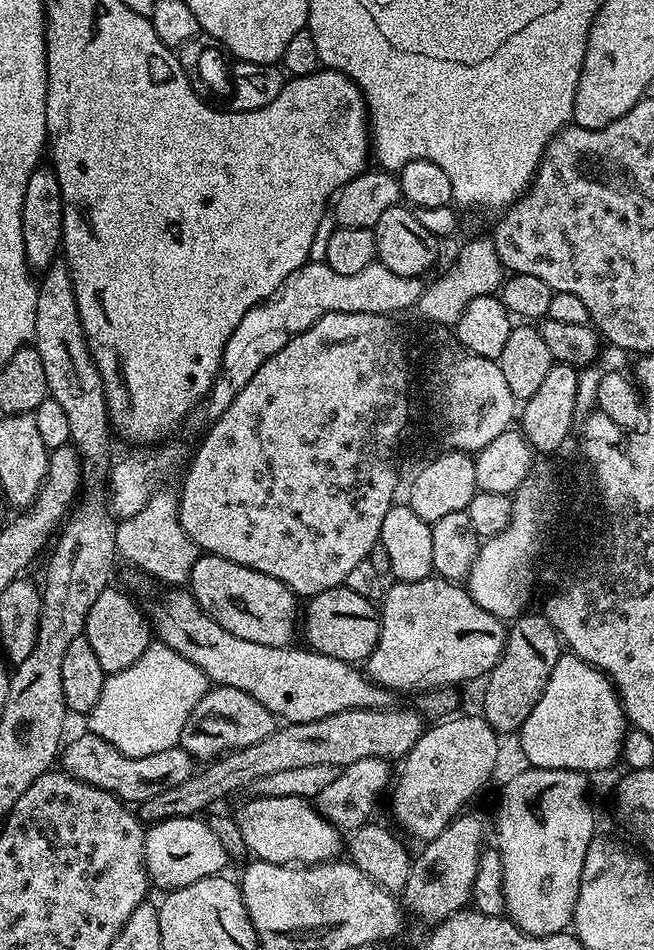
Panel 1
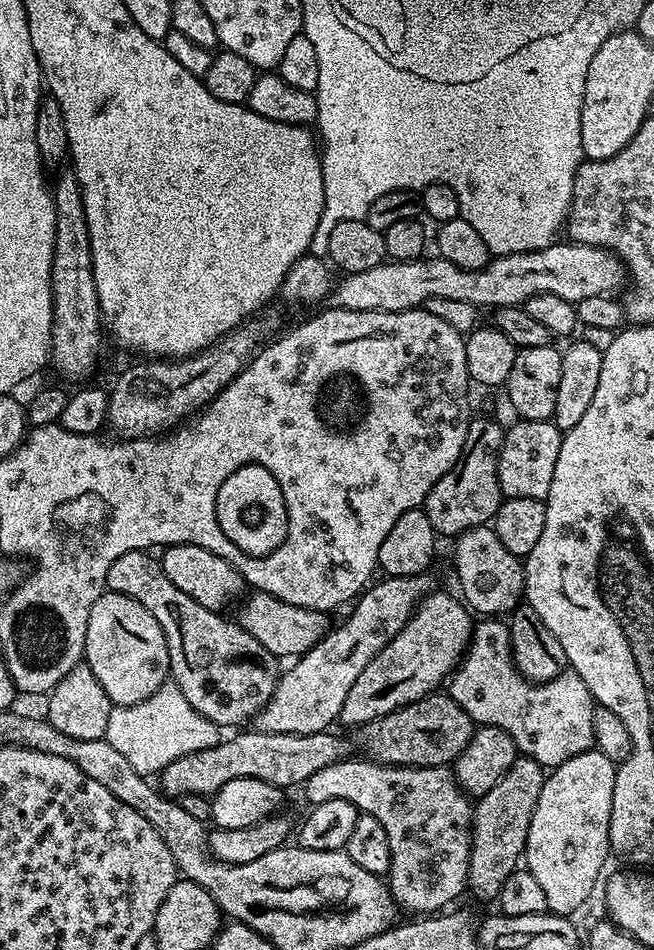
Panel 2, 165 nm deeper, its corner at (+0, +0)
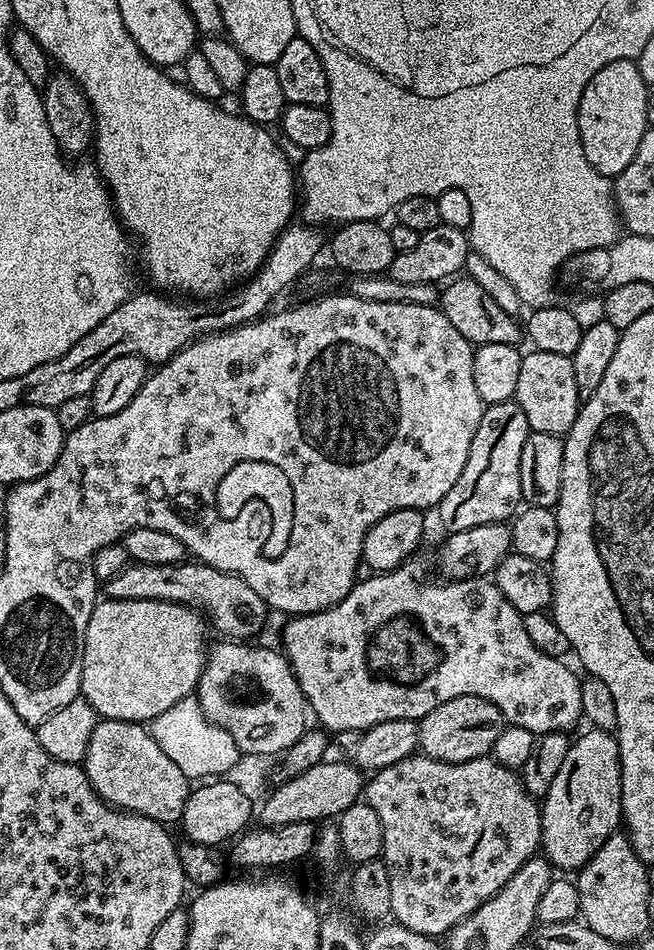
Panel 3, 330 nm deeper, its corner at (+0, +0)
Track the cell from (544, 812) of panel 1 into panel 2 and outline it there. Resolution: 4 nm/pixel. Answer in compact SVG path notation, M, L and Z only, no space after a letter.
M589 750L578 754L574 758L570 758L566 762L562 762L556 768L551 769L545 775L544 785L542 786L542 794L538 794L538 806L534 806L534 814L530 818L530 834L526 838L526 846L524 847L523 863L526 865L530 874L534 874L534 879L542 885L542 890L546 893L546 902L548 903L548 911L558 915L571 917L572 912L576 912L588 899L592 896L592 891L597 891L598 885L601 883L602 875L600 871L604 868L604 863L610 857L610 849L608 839L610 838L610 806L614 802L614 778L616 777L617 765L610 762L610 758L606 758L606 754L595 750Z

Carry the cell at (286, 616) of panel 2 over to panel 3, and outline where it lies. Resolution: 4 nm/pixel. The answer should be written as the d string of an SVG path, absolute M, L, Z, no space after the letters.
M185 562L182 564L129 563L118 574L103 581L102 592L109 600L165 600L187 604L199 610L221 632L221 637L236 642L248 642L264 628L264 615L270 612L267 604L242 578L218 570L209 564Z

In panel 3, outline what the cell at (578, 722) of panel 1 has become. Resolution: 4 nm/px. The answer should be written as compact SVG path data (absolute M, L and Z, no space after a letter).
M413 558L404 564L400 564L389 572L378 572L368 574L368 577L361 579L334 606L330 606L321 612L311 612L305 616L291 617L284 628L284 645L282 651L288 657L288 667L298 678L298 686L302 686L302 694L308 701L311 715L314 717L321 729L329 734L335 732L353 732L359 734L365 732L372 726L378 726L380 722L390 722L391 720L414 720L419 721L434 706L442 706L442 702L450 702L450 698L459 696L477 696L486 698L502 710L505 721L511 726L522 726L526 730L535 732L537 737L542 738L547 732L567 733L568 728L572 728L582 720L582 690L580 689L581 677L575 676L570 669L564 665L565 661L559 656L542 654L534 642L530 642L530 634L526 634L526 626L522 613L514 610L510 602L498 590L498 586L488 578L477 578L475 580L449 580L445 579L444 584L431 584L428 581L428 564L421 558Z

